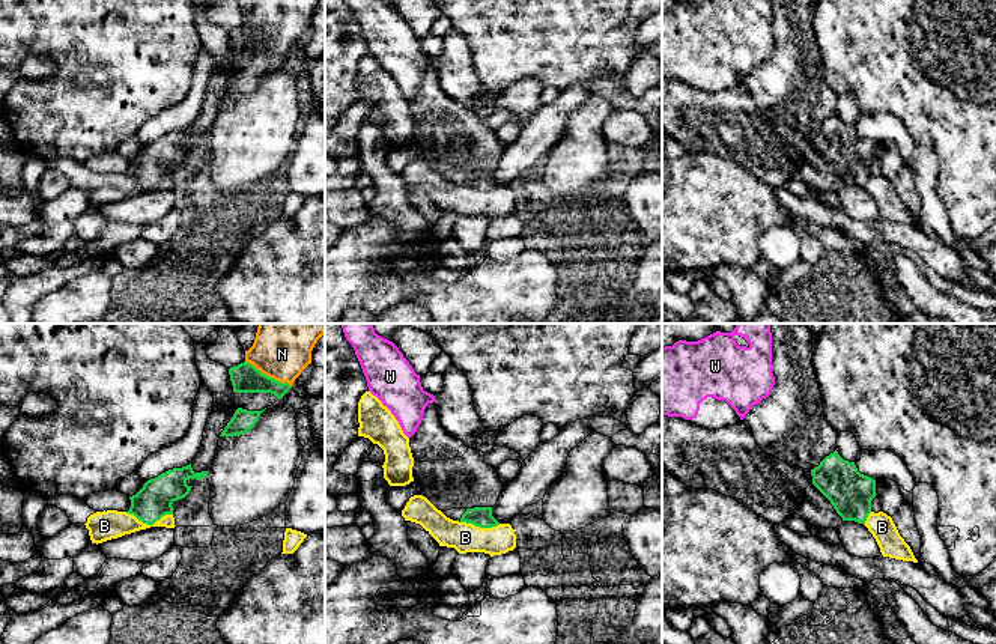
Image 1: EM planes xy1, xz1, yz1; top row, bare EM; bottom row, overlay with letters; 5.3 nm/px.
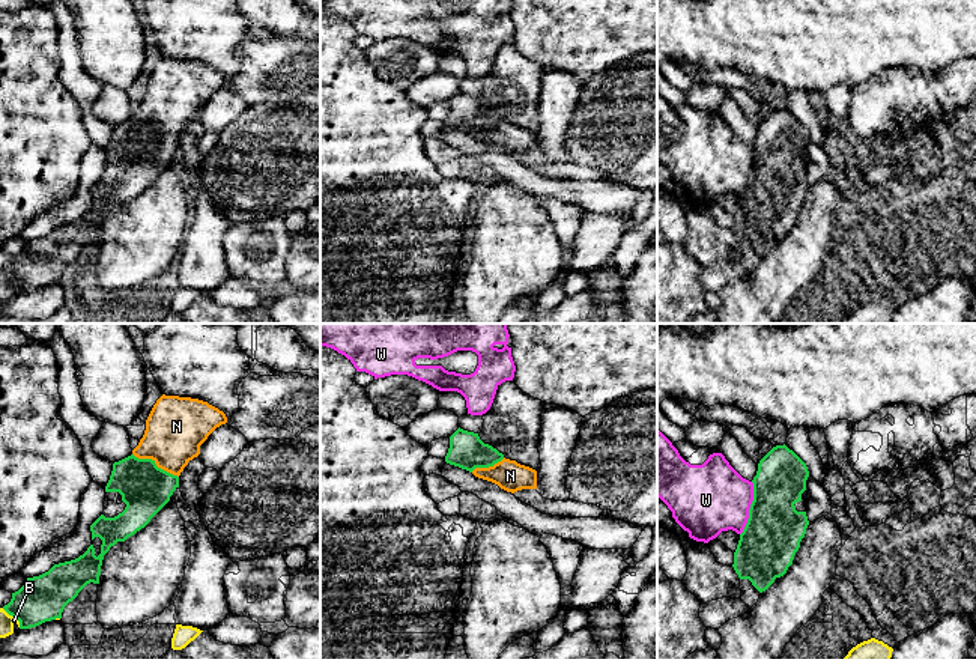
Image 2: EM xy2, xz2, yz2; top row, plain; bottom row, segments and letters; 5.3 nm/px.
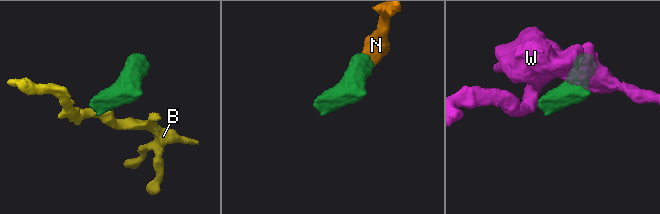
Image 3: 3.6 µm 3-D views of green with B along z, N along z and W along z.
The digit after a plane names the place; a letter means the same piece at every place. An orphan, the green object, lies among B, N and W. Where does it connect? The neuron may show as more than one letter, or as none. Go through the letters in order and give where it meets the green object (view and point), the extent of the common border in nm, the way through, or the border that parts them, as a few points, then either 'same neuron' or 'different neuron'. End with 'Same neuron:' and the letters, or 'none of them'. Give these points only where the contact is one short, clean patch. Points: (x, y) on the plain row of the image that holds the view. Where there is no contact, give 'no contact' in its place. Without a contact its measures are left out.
B: xy1 (149, 187) | 260 nm | along xy1 (125, 175), (148, 187), (172, 178) | different neuron
N: xy2 (155, 127) | 280 nm | across xy2 (145, 151), (155, 127), (173, 100), (176, 89) | same neuron
W: yz2 (749, 172) | 300 nm | along yz2 (752, 145), (749, 181), (740, 197) | different neuron
Same neuron: N

